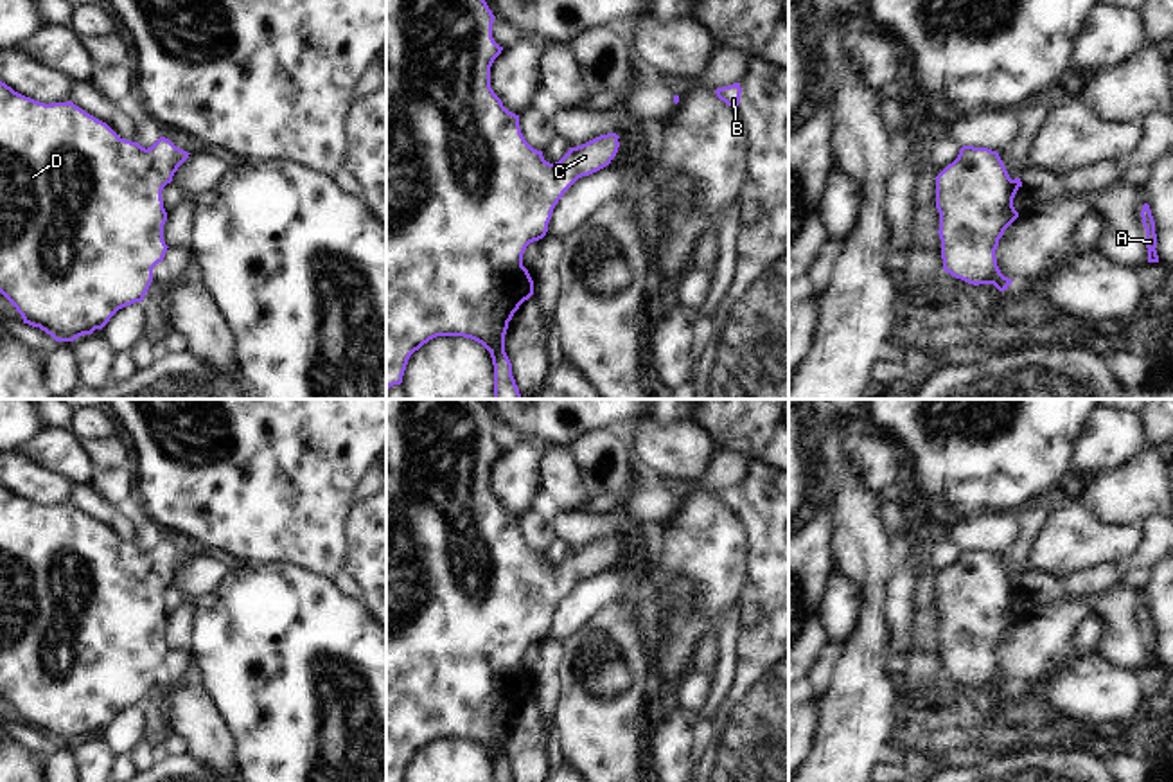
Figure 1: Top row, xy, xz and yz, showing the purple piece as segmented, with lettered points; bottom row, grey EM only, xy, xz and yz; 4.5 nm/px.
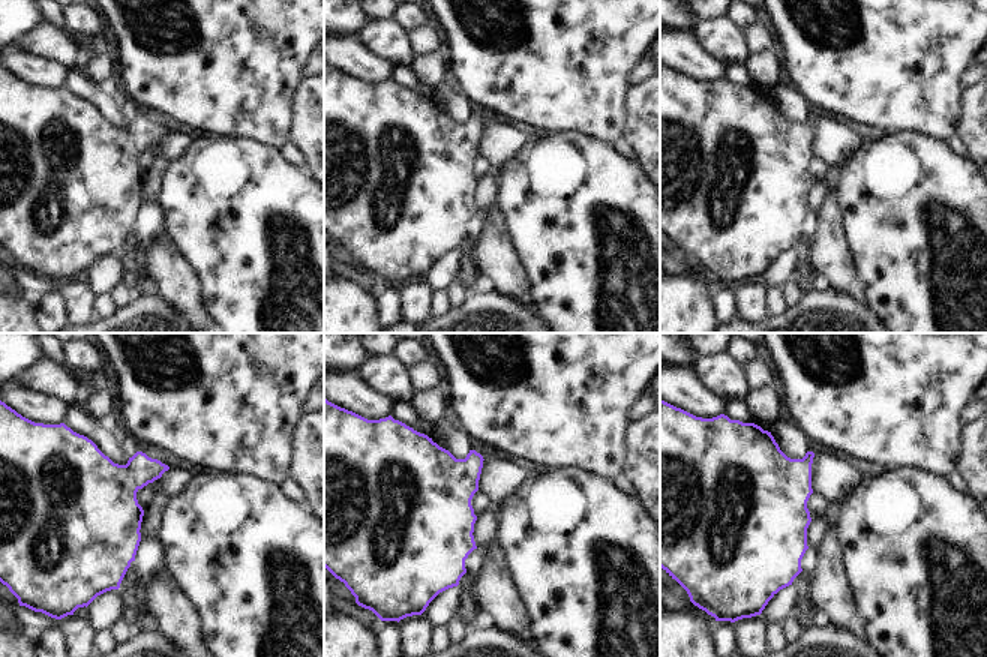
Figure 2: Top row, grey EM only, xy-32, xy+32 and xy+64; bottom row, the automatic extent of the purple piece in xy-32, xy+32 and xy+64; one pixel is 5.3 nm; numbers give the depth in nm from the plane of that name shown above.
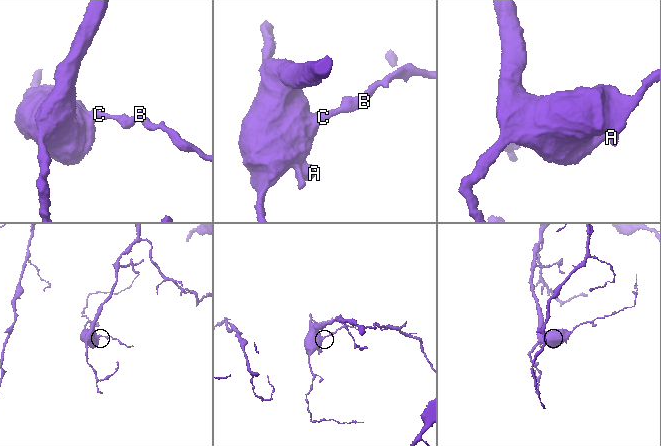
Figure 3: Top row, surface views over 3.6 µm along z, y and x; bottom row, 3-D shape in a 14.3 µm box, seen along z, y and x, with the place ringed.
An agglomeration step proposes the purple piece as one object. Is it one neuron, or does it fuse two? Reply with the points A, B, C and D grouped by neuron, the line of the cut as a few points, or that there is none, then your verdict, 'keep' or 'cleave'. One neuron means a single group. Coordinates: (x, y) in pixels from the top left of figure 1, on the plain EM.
groups A B C D; cut none; keep

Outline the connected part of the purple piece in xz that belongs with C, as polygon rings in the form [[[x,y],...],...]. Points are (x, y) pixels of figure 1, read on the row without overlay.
[[[386,399],[386,782],[402,782],[410,759],[437,739],[463,739],[481,746],[490,755],[494,782],[514,782],[505,737],[514,715],[534,698],[523,656],[530,645],[546,638],[551,615],[564,595],[578,581],[609,568],[620,550],[620,539],[607,536],[569,550],[559,564],[550,566],[542,554],[525,543],[519,518],[508,514],[490,491],[490,469],[503,453],[492,440],[494,421],[481,399]]]

